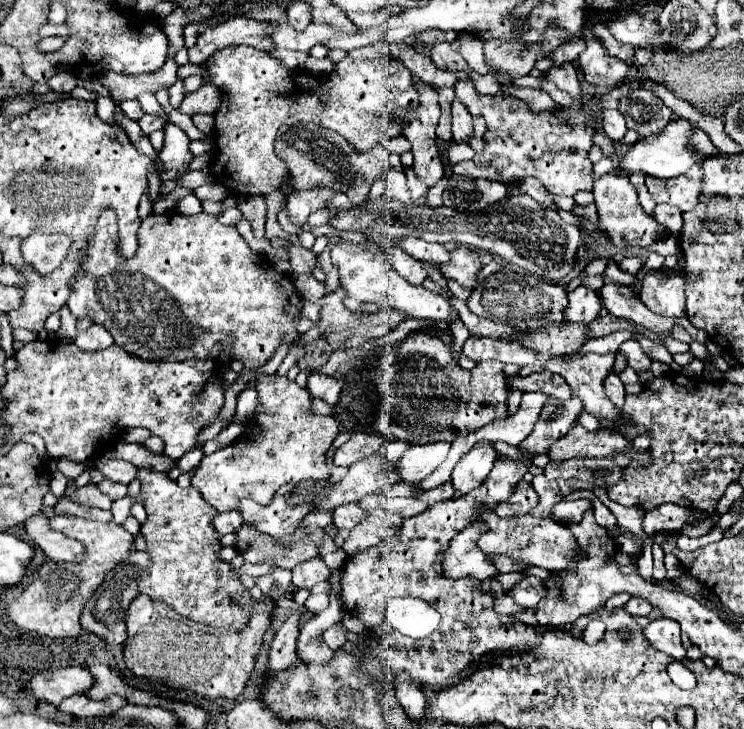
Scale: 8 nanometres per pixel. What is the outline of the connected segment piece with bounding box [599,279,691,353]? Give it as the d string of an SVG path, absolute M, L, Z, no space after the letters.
M605 279L605 285L603 285L603 289L599 293L601 293L601 297L605 301L605 307L607 307L607 311L611 315L631 319L637 325L653 331L655 335L659 335L663 339L663 345L667 347L669 353L691 353L689 343L683 343L683 341L675 339L671 335L673 319L649 311L641 303L639 295L633 295L629 287L617 285L617 283L611 283L609 279Z

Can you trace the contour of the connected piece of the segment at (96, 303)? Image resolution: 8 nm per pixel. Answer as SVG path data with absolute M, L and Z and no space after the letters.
M105 209L101 213L101 219L97 223L97 231L93 235L93 239L89 241L89 255L85 259L85 265L81 265L81 271L77 273L77 279L73 279L73 287L71 287L71 295L69 295L69 309L77 319L89 317L93 323L103 325L115 339L115 343L125 349L127 353L145 359L145 361L179 361L181 357L185 359L219 359L225 353L225 345L231 345L231 353L229 359L239 359L243 361L245 369L259 369L263 367L275 353L275 349L281 343L293 345L299 341L299 335L295 331L295 321L301 315L301 307L303 307L303 299L295 293L295 287L291 283L291 277L285 273L279 273L273 269L273 265L263 259L261 255L253 253L247 243L243 241L243 237L237 233L235 225L223 225L219 223L219 219L215 215L209 213L199 213L199 215L177 215L177 213L165 213L165 215L149 215L147 219L143 219L141 227L139 227L139 249L137 255L133 259L121 259L117 255L117 217L113 211Z

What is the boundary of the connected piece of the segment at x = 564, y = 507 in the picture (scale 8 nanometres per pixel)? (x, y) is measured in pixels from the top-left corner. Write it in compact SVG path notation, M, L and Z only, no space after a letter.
M587 499L561 501L561 503L557 503L557 507L553 507L553 519L559 523L577 523L577 519L581 519L585 507L589 507Z

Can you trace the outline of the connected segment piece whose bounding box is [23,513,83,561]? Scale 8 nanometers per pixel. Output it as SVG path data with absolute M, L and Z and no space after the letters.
M43 513L29 517L23 523L27 535L39 547L49 559L53 561L77 561L83 555L81 543L75 539L69 539L67 535L61 535L59 531L53 531L47 523L47 517Z

